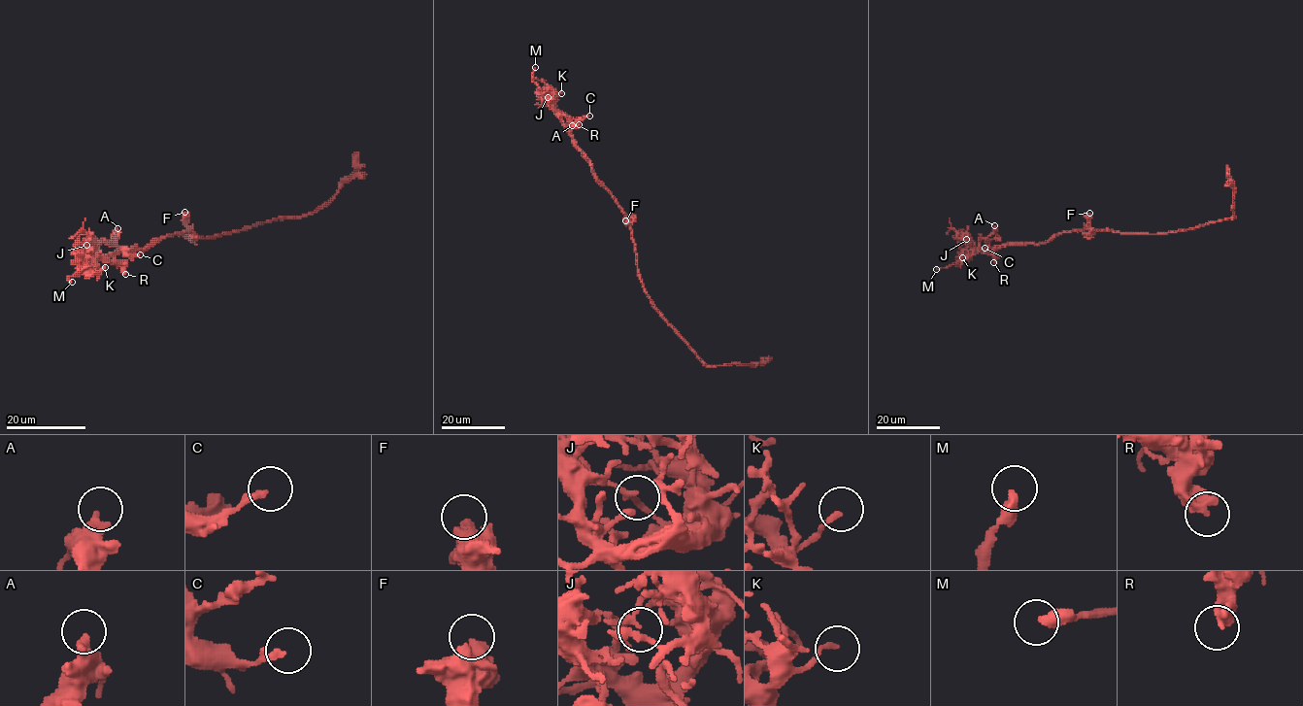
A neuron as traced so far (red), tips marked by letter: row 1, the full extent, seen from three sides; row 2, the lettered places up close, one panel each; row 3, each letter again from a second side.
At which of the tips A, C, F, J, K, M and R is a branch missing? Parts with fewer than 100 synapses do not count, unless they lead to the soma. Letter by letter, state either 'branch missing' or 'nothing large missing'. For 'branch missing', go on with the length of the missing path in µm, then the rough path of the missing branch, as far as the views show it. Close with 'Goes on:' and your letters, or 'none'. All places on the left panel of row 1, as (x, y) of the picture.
A: nothing large missing
C: nothing large missing
F: nothing large missing
J: nothing large missing
K: nothing large missing
M: branch missing; missing 70 µm; course (72, 282), (54, 294), (55, 291), (84, 299), (124, 299), (142, 293), (194, 290), (191, 292)
R: nothing large missing
Goes on: M

